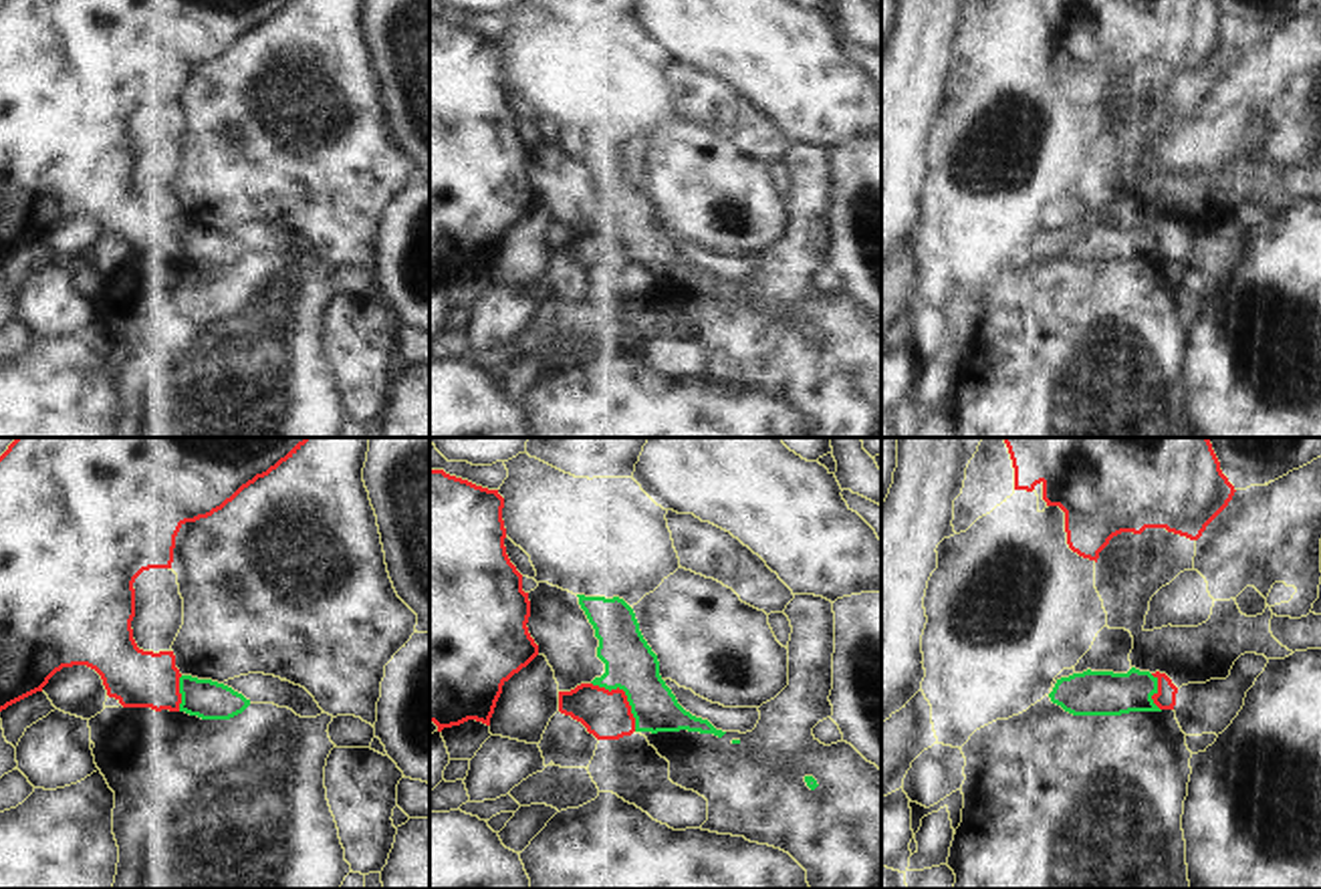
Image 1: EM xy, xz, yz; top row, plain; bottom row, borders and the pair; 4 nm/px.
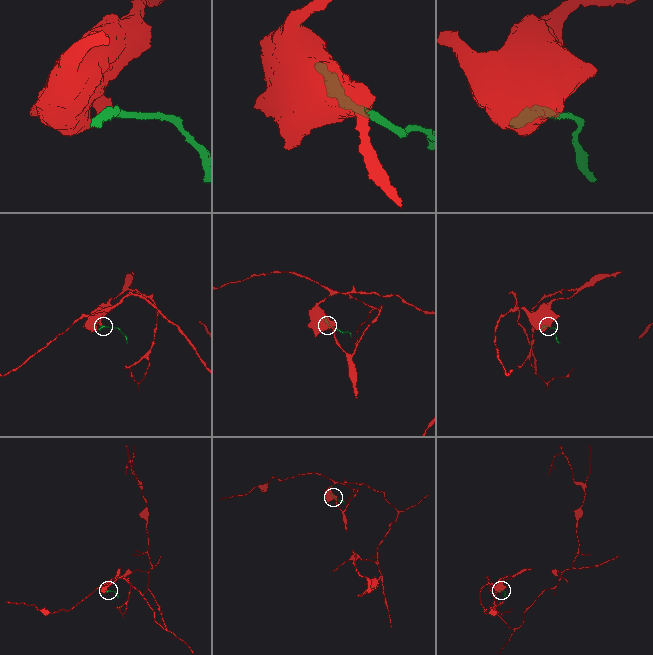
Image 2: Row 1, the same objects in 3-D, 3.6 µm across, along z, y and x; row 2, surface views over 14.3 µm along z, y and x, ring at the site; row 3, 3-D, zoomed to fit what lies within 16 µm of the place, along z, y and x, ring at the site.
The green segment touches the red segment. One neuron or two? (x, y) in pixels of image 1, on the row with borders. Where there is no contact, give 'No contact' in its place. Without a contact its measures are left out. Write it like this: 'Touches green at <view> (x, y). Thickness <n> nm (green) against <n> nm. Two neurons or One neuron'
Touches green at xz (626, 694). Thickness 200 nm (green) against 190 nm. Two neurons.

